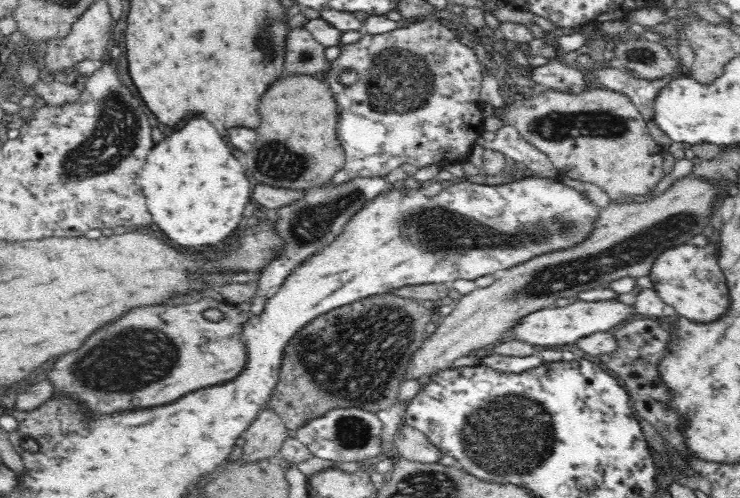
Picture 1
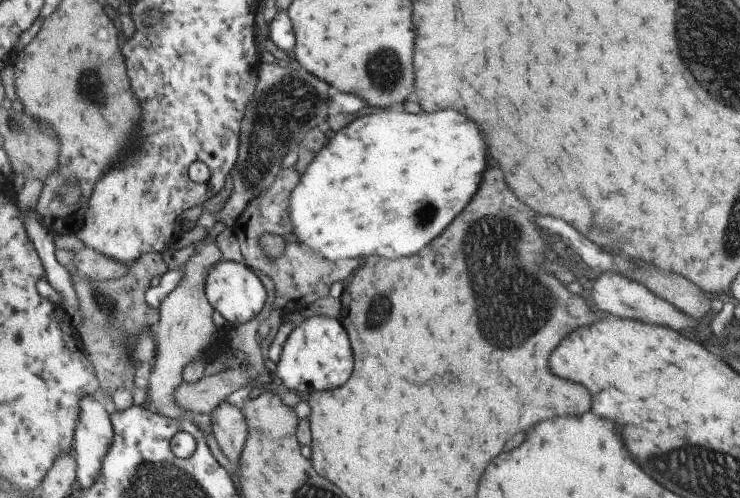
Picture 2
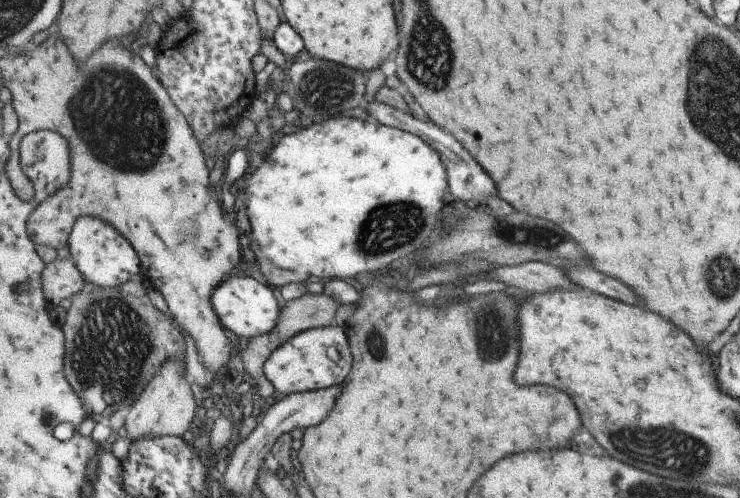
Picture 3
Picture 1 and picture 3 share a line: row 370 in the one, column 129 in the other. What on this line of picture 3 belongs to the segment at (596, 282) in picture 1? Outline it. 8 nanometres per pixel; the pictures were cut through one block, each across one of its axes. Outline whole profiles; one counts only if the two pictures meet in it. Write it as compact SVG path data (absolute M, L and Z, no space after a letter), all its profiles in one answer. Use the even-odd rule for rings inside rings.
M177 357L167 359L128 412L125 419L128 439L134 441L167 435L181 437L187 430L192 430L197 418L195 412L197 412L198 404L195 404L195 394L193 394L191 383L192 377L187 373L185 360Z

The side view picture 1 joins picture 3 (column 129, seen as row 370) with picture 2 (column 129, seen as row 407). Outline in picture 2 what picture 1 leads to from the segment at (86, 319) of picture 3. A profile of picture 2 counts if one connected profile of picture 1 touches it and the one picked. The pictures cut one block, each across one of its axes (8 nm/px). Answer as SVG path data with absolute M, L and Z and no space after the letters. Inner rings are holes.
M151 252L130 265L125 278L101 281L72 274L75 292L83 310L83 326L78 332L90 361L94 363L101 391L114 394L119 388L135 388L135 375L139 373L139 366L135 360L131 360L131 354L135 352L137 338L141 332L149 330L149 326L157 328L160 323L160 310L147 304L146 294L151 279L155 276L161 278L168 270L164 253Z

